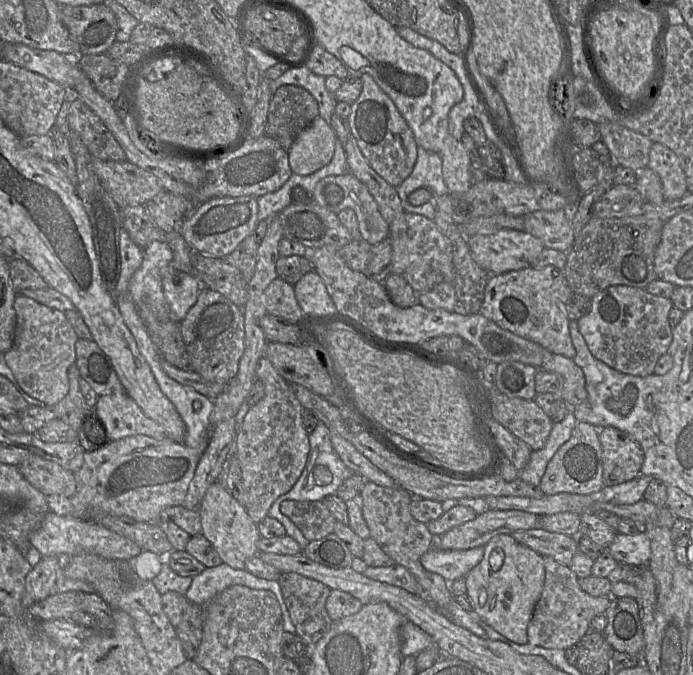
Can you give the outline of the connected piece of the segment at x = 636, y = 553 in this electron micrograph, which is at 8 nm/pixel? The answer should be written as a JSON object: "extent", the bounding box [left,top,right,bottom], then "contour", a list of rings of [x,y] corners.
{"extent":[607,532,651,566],"contour":[[[645,532],[635,535],[618,534],[607,547],[618,563],[631,566],[647,566],[651,556],[651,542]]]}

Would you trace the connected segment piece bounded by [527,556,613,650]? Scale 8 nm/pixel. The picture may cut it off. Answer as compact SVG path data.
M543 556L545 581L541 596L527 627L528 643L547 649L567 649L588 633L592 619L605 614L612 596L593 597L579 586L579 578L566 565L550 556Z

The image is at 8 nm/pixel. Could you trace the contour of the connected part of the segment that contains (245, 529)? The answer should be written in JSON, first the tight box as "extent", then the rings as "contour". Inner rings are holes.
{"extent":[200,481,261,570],"contour":[[[216,481],[206,491],[200,506],[202,534],[211,542],[224,563],[234,569],[244,570],[245,561],[259,552],[257,542],[261,538],[256,524],[241,505]]]}

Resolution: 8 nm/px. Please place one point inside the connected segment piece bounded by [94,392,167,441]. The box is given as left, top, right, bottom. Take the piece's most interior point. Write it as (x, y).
(122, 417)

